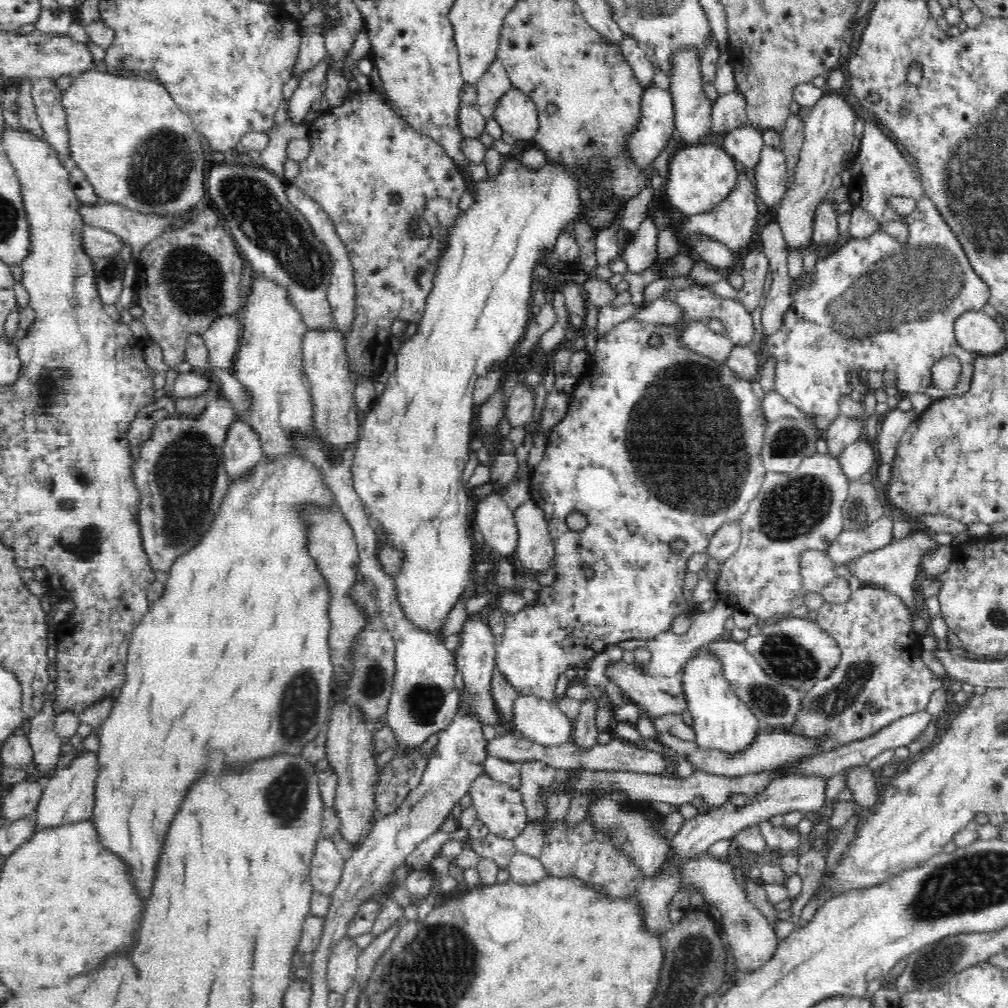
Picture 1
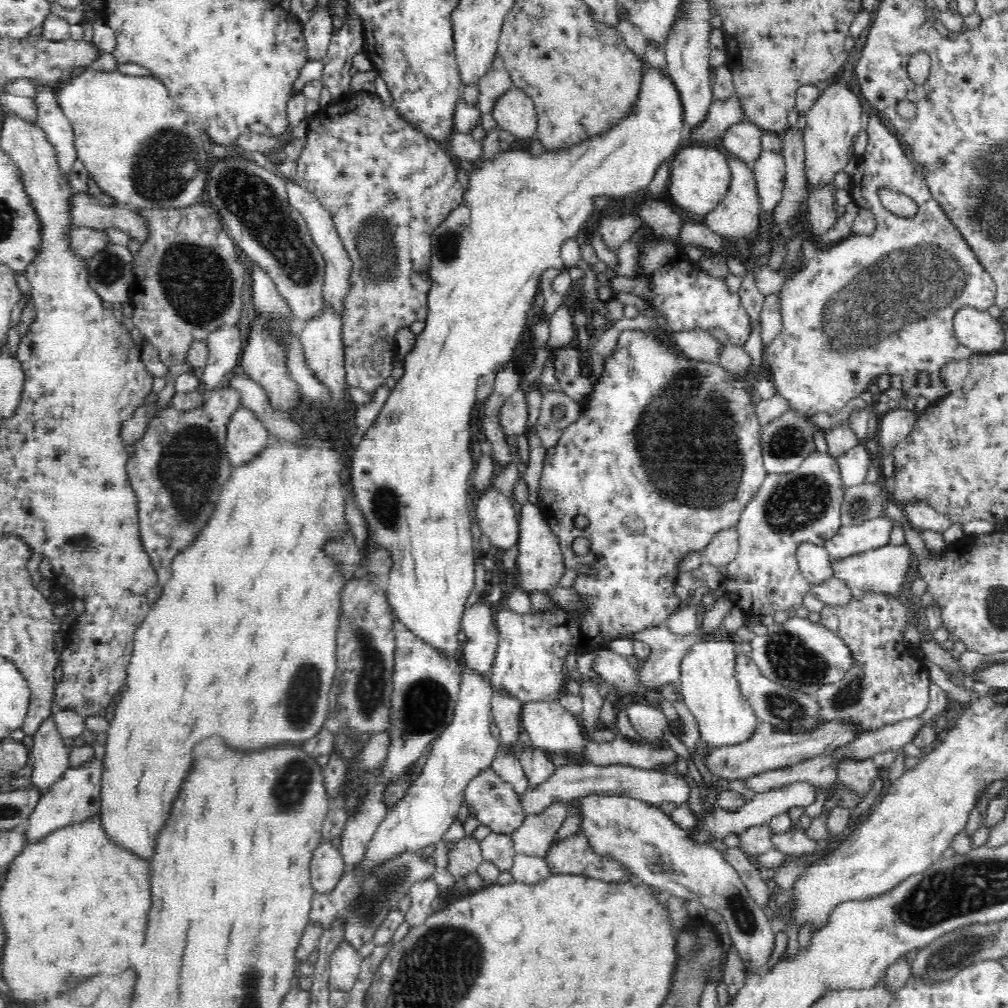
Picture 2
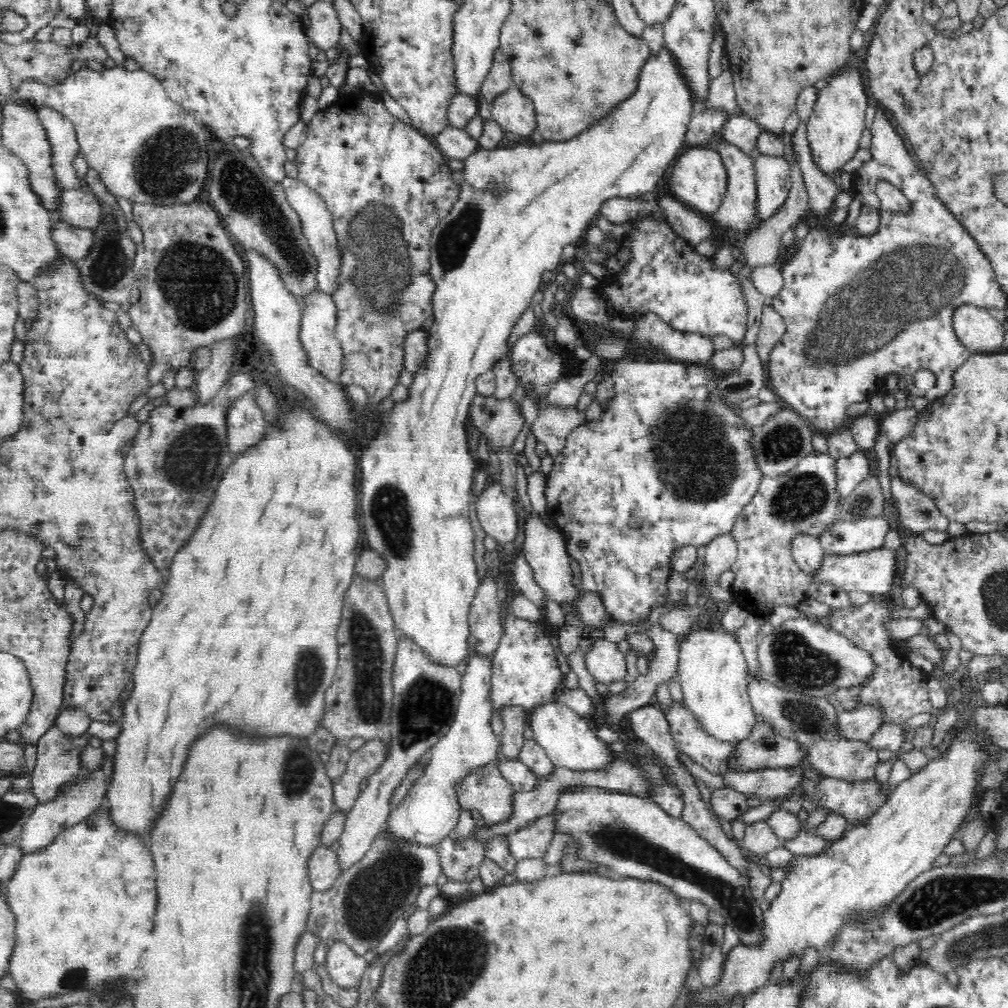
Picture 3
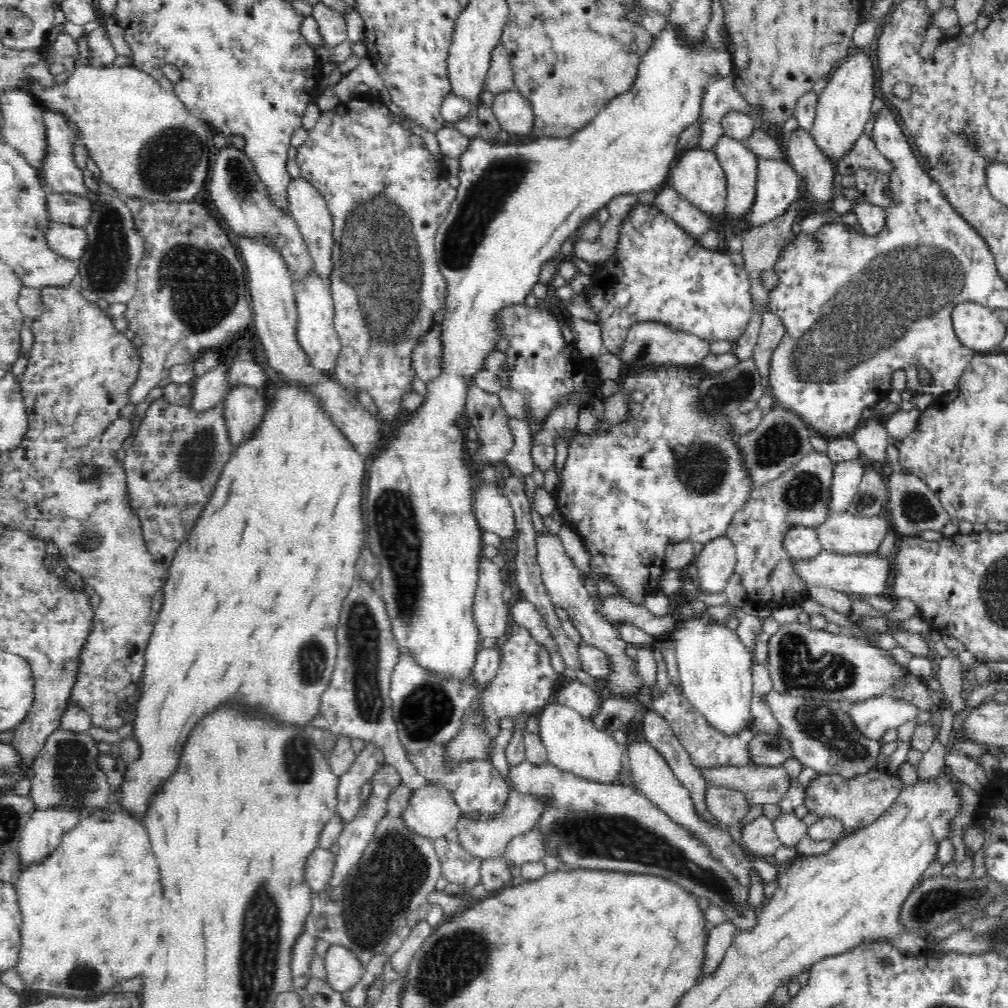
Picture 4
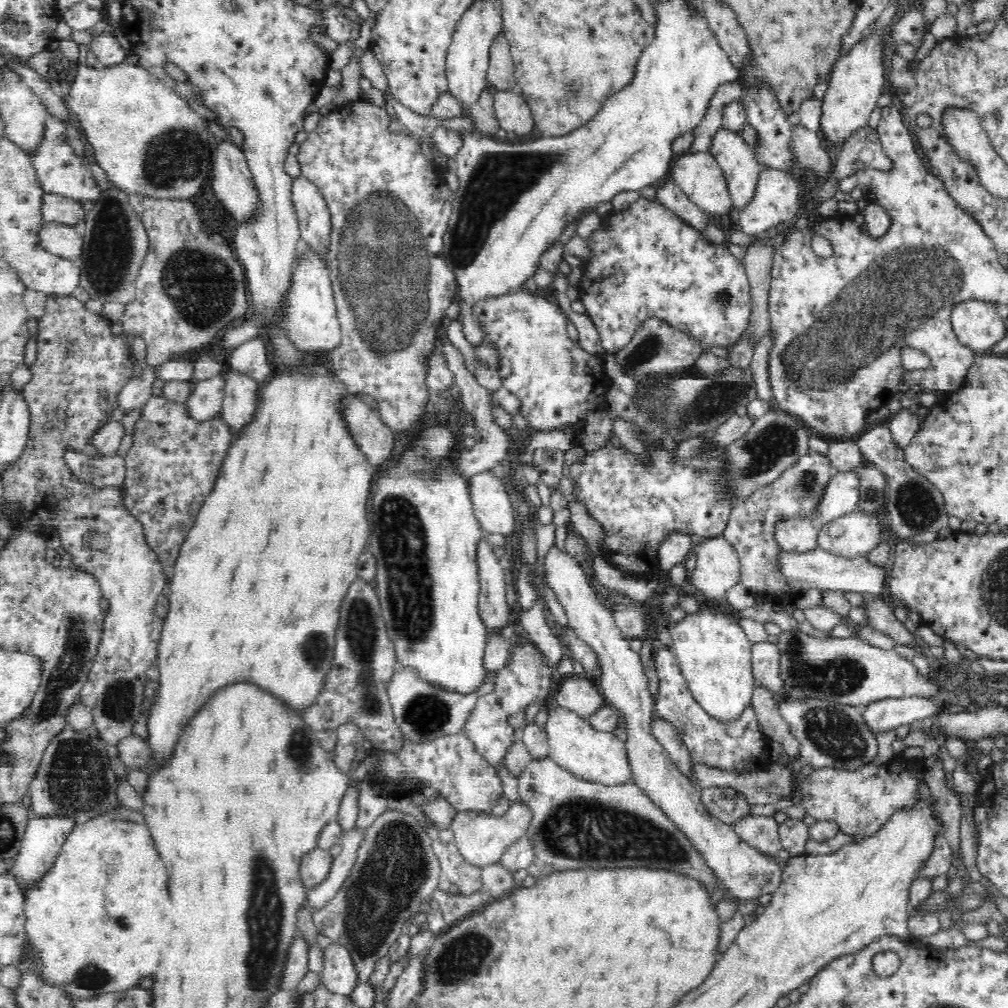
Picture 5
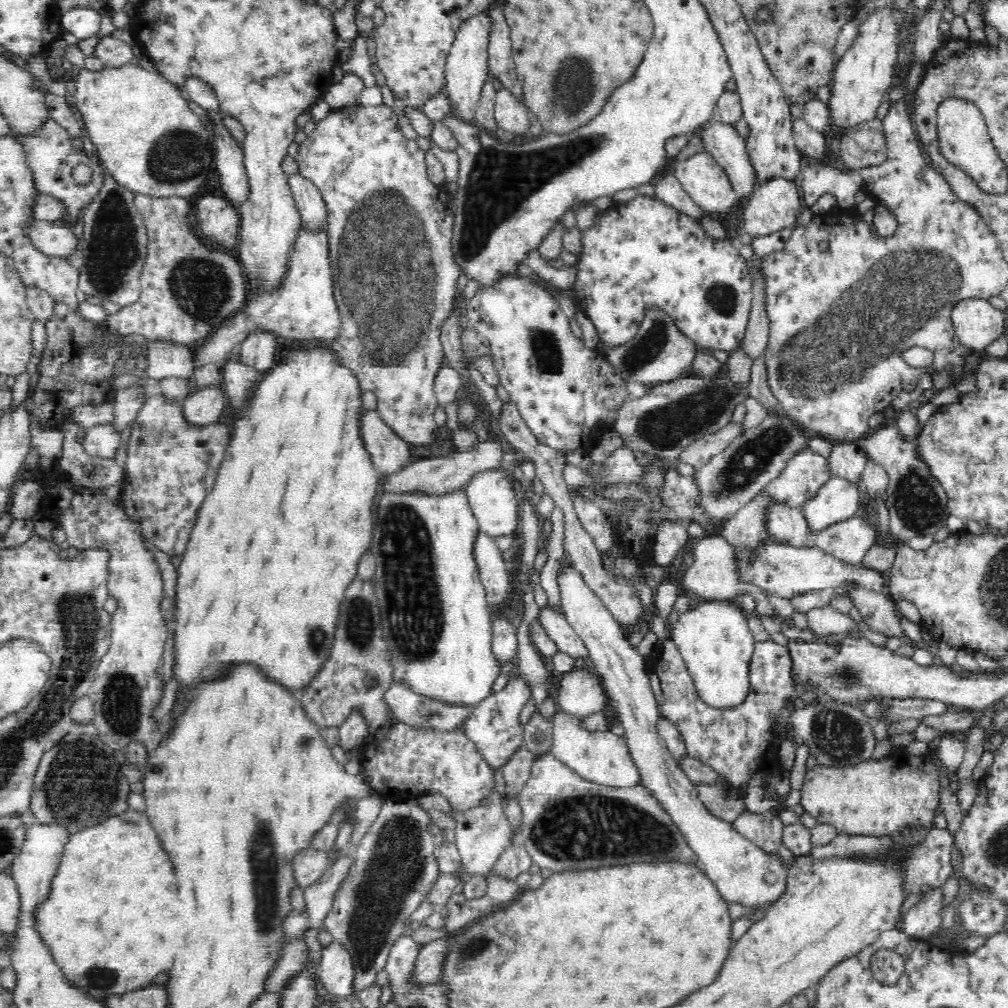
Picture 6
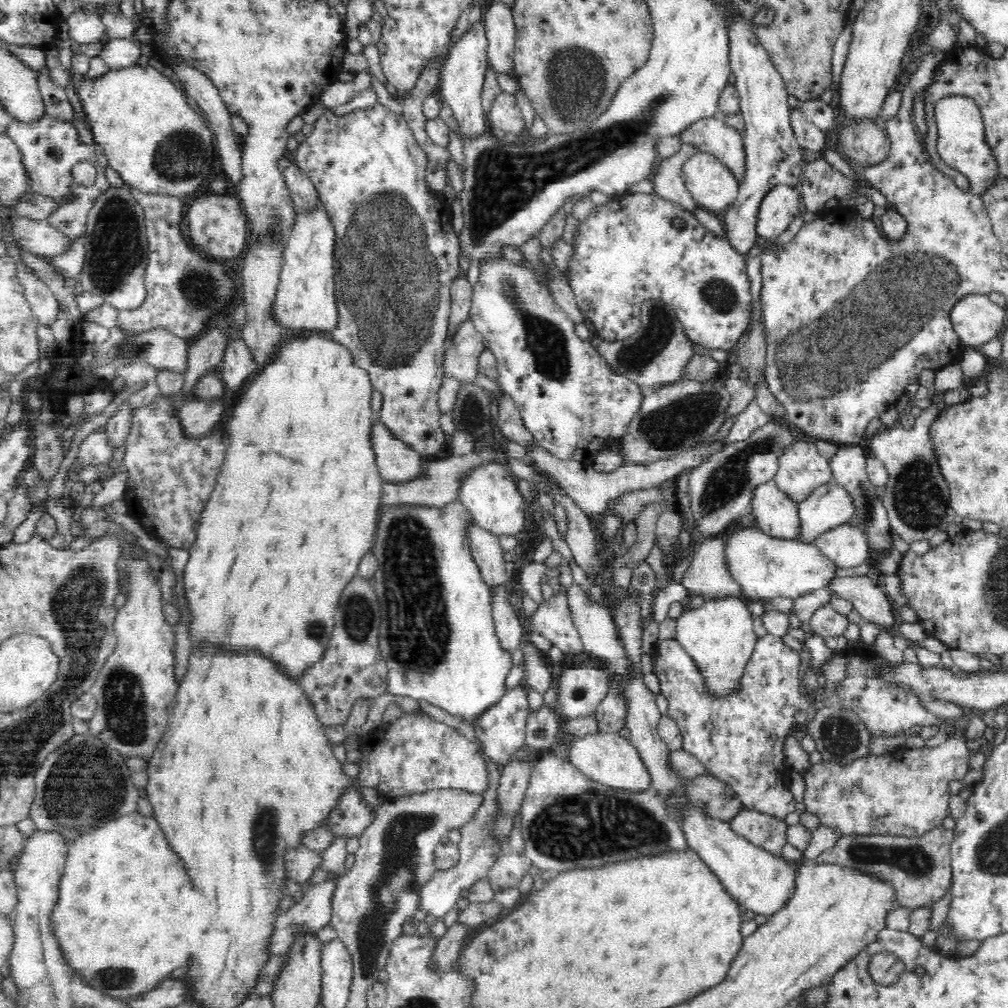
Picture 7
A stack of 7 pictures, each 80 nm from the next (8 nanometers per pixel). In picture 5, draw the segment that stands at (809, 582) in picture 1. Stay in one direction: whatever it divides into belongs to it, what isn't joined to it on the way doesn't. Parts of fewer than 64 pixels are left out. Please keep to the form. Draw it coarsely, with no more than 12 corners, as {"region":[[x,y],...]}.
{"region":[[807,517],[782,518],[776,540],[783,552],[819,548],[818,526]]}

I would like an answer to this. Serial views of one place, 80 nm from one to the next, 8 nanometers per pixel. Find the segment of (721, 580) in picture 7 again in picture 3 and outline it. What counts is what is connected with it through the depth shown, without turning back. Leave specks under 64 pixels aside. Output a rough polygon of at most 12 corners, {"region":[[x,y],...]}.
{"region":[[731,533],[702,548],[700,576],[718,605],[732,603],[720,585],[731,570],[738,545]]}

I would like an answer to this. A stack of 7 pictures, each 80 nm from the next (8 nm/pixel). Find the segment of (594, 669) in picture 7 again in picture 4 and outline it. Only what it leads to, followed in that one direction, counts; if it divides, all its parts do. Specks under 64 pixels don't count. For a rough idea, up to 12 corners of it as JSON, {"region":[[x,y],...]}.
{"region":[[580,681],[563,683],[558,704],[586,718],[601,706],[598,690]]}

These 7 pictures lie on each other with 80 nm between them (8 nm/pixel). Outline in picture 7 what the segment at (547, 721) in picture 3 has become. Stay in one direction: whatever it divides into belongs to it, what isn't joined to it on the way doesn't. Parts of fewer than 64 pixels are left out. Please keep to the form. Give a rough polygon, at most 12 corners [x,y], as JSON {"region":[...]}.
{"region":[[559,720],[565,758],[615,789],[649,787],[636,749],[619,733],[576,735]]}

